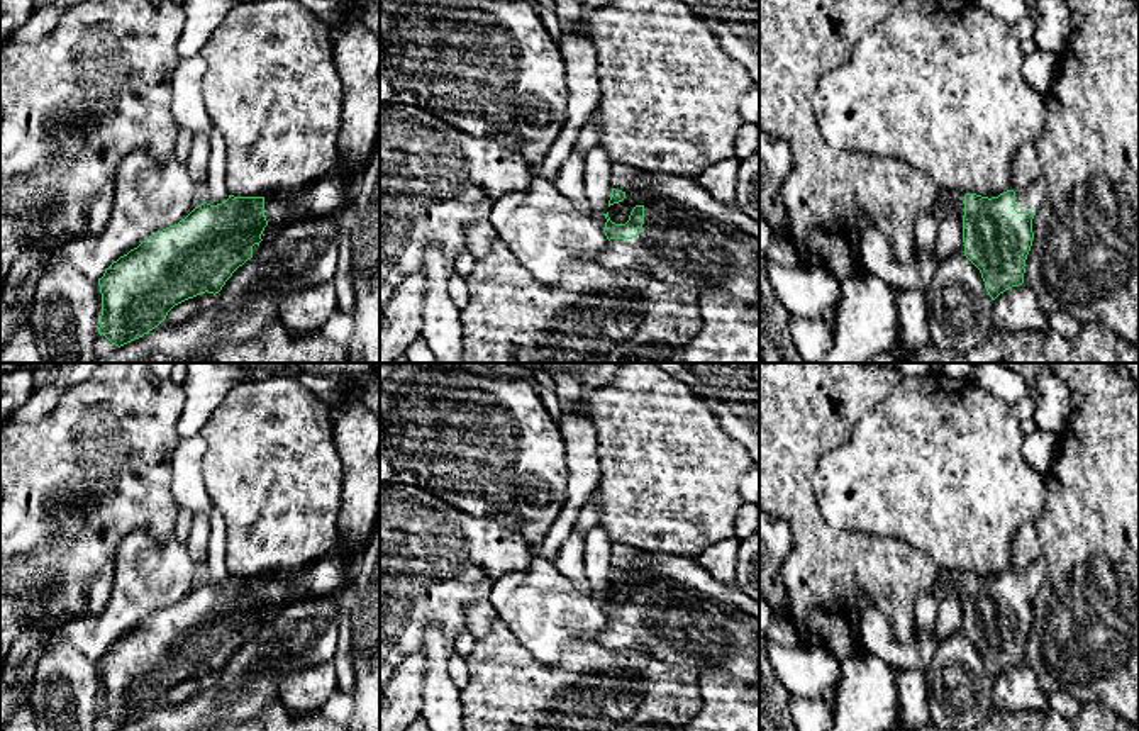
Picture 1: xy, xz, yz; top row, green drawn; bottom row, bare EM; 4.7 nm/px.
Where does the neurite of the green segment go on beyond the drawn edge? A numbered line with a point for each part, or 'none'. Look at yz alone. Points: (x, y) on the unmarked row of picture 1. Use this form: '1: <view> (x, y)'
1: yz (1027, 580)

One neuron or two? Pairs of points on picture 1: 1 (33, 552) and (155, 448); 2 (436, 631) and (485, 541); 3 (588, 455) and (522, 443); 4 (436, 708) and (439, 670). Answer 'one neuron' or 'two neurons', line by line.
1: one neuron
2: two neurons
3: two neurons
4: one neuron

